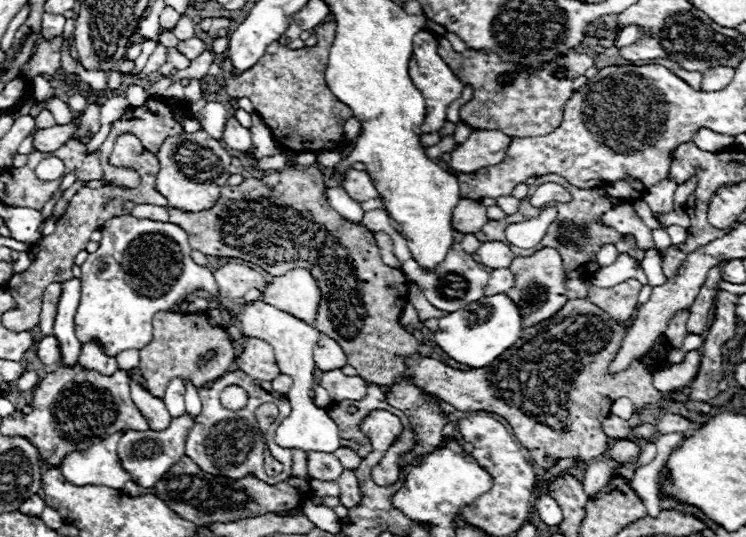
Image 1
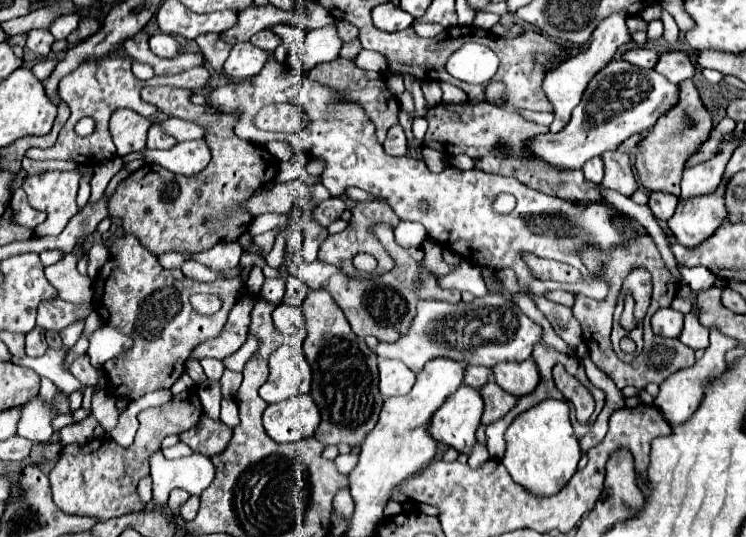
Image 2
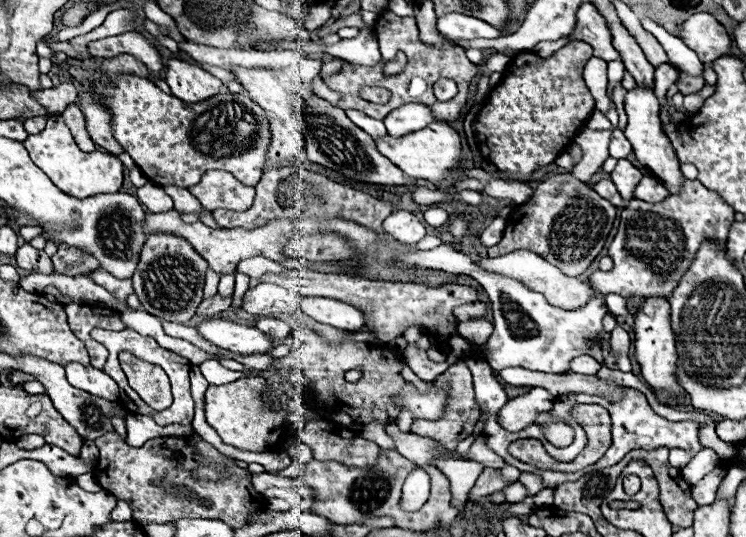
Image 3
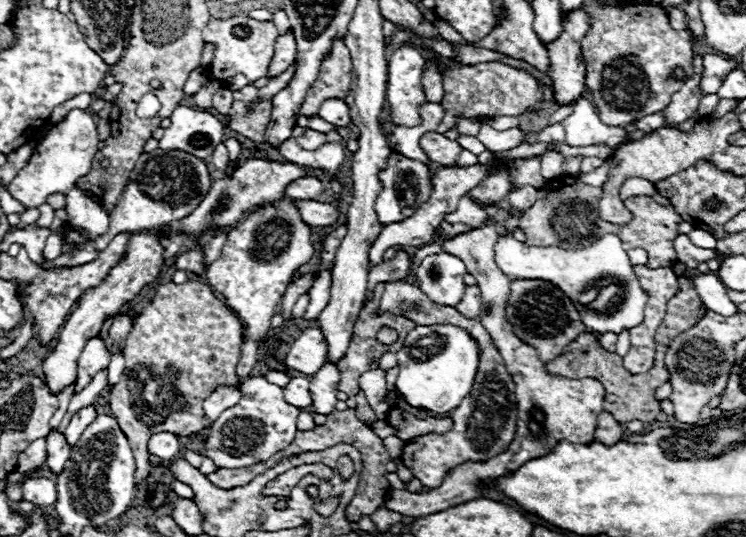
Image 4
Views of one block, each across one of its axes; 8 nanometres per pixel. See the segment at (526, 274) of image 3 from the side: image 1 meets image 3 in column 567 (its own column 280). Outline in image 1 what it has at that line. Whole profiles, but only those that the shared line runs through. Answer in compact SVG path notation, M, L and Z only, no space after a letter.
M296 268L288 270L282 276L276 276L262 290L262 300L284 312L292 312L292 316L300 316L300 320L308 320L308 324L312 324L320 302L320 290L308 270Z

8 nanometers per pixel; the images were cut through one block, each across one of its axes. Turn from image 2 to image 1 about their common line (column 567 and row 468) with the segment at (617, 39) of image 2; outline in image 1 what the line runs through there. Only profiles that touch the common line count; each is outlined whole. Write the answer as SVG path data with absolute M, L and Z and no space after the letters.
M120 430L100 444L90 446L84 452L72 452L64 458L60 470L64 472L66 480L76 484L76 486L86 486L86 484L102 484L102 486L112 486L122 490L124 484L130 478L128 472L124 472L120 458L118 458L118 442L124 436L126 430Z

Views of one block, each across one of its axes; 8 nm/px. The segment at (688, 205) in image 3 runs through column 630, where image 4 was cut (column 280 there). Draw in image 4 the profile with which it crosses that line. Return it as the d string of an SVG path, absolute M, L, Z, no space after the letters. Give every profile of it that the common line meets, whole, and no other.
M276 200L254 208L236 228L232 228L220 258L208 268L206 278L210 286L224 296L224 304L242 322L240 362L236 366L240 386L260 360L260 344L268 336L270 318L278 312L278 304L288 284L294 280L294 274L312 260L312 256L312 228L302 220L292 200Z

